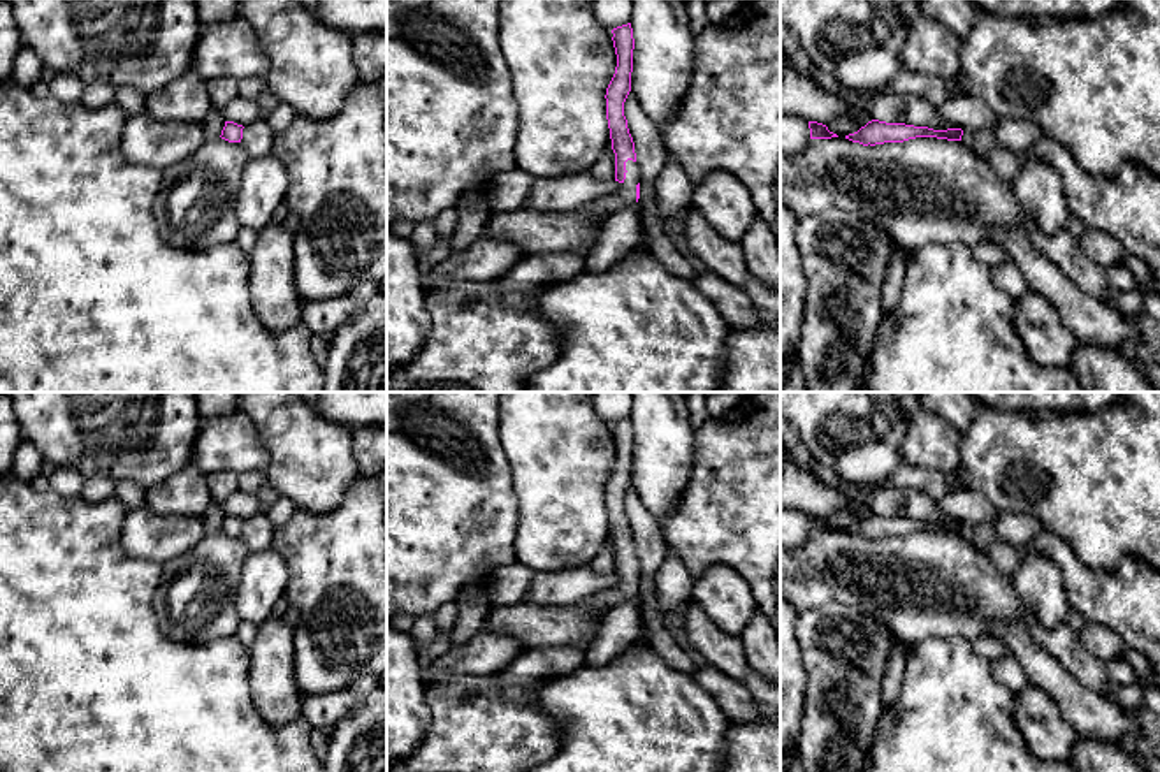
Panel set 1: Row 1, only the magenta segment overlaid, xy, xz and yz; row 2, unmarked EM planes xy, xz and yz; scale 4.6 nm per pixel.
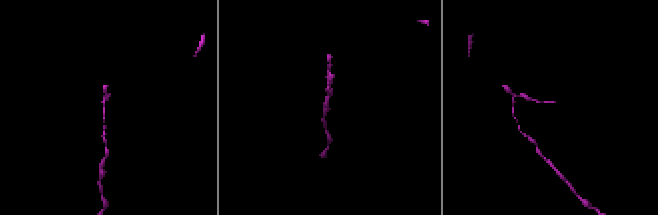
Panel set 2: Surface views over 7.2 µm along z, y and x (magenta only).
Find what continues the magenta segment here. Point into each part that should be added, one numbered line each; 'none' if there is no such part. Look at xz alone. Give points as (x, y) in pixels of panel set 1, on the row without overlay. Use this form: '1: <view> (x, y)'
1: xz (577, 625)

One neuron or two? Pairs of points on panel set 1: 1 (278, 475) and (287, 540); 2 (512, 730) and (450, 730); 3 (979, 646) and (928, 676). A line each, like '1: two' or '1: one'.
1: two
2: one
3: two

